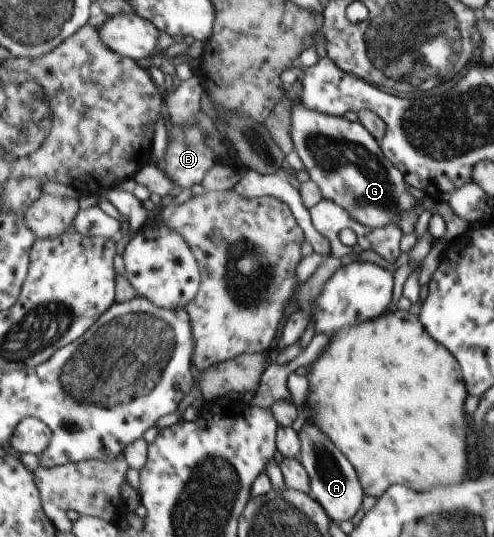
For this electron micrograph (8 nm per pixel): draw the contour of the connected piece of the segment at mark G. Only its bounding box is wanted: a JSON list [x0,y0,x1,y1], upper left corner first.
[291,100,422,228]

